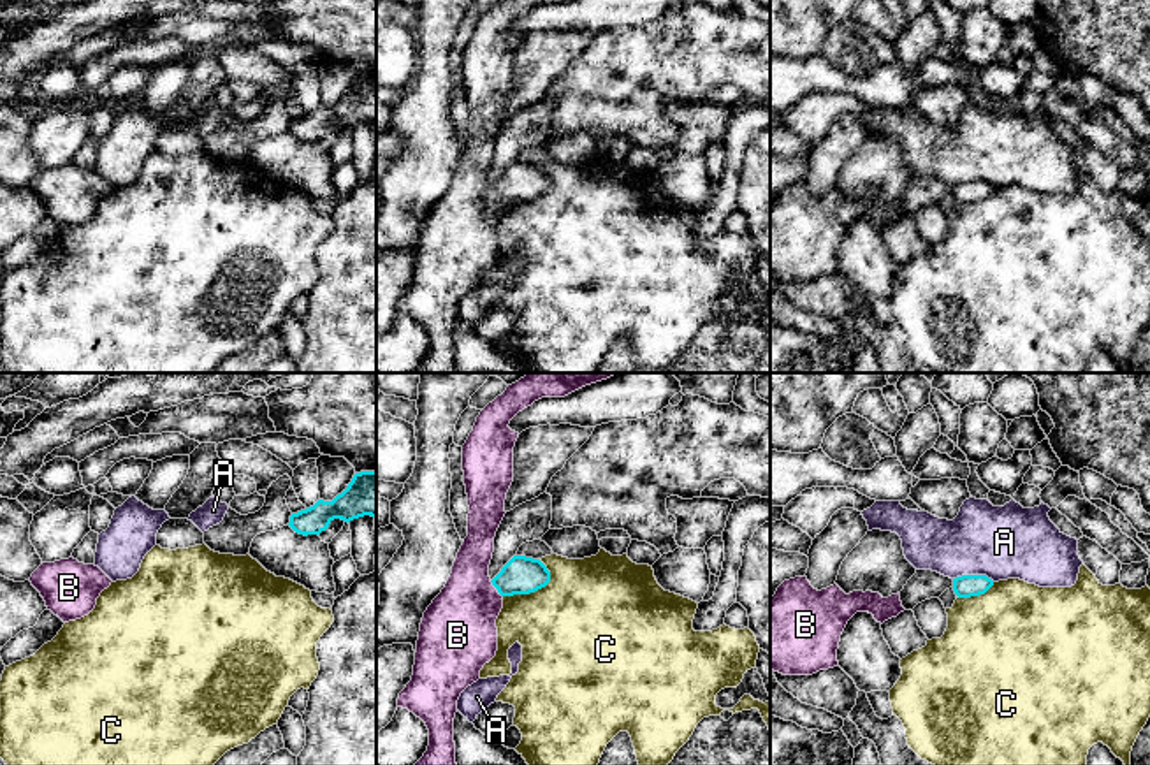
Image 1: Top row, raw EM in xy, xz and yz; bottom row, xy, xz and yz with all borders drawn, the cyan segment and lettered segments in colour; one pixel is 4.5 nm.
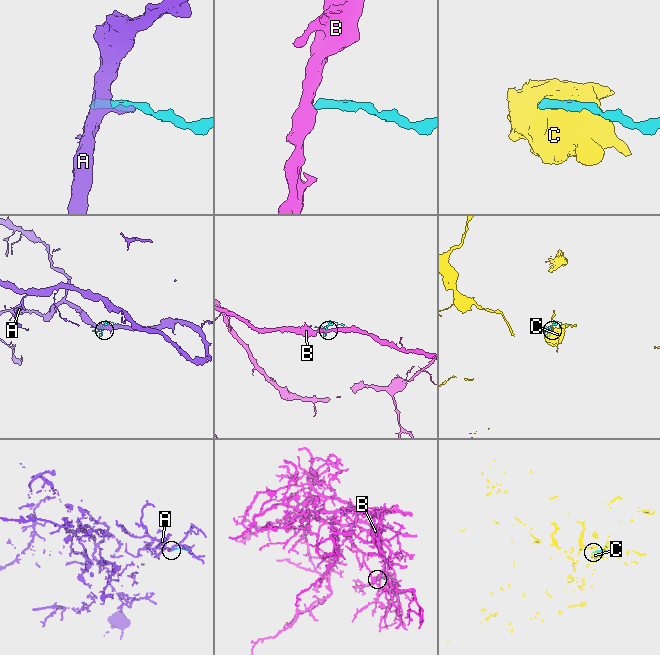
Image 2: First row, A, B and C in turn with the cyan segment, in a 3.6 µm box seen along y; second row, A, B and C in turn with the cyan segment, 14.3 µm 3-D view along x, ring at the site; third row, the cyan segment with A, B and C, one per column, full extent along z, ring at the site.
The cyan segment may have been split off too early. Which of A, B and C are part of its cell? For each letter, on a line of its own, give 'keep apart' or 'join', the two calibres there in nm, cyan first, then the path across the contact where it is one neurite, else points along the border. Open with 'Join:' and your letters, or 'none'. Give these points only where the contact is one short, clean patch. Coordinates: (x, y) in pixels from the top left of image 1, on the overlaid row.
Join: B
A: keep apart; calibres 110 and 340 nm
B: join; calibres 180 and 340 nm; way xz (521, 575), (496, 588), (459, 628)
C: keep apart; calibres 180 and 460 nm

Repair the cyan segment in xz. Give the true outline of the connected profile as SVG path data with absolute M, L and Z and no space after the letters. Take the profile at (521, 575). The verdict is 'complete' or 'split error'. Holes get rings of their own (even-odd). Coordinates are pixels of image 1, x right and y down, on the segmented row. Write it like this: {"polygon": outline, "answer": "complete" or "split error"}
{"polygon": "M526 373L524 378L489 403L462 445L462 471L468 494L468 536L464 538L452 573L424 612L411 681L399 693L397 707L420 718L429 730L429 746L415 765L457 765L454 742L454 718L461 693L480 679L480 670L498 651L496 619L503 598L529 594L550 582L550 572L540 559L513 556L491 579L489 565L494 552L494 536L505 517L506 492L513 482L513 447L519 433L508 427L510 420L542 397L564 397L586 385L607 380L617 373Z", "answer": "split error"}

